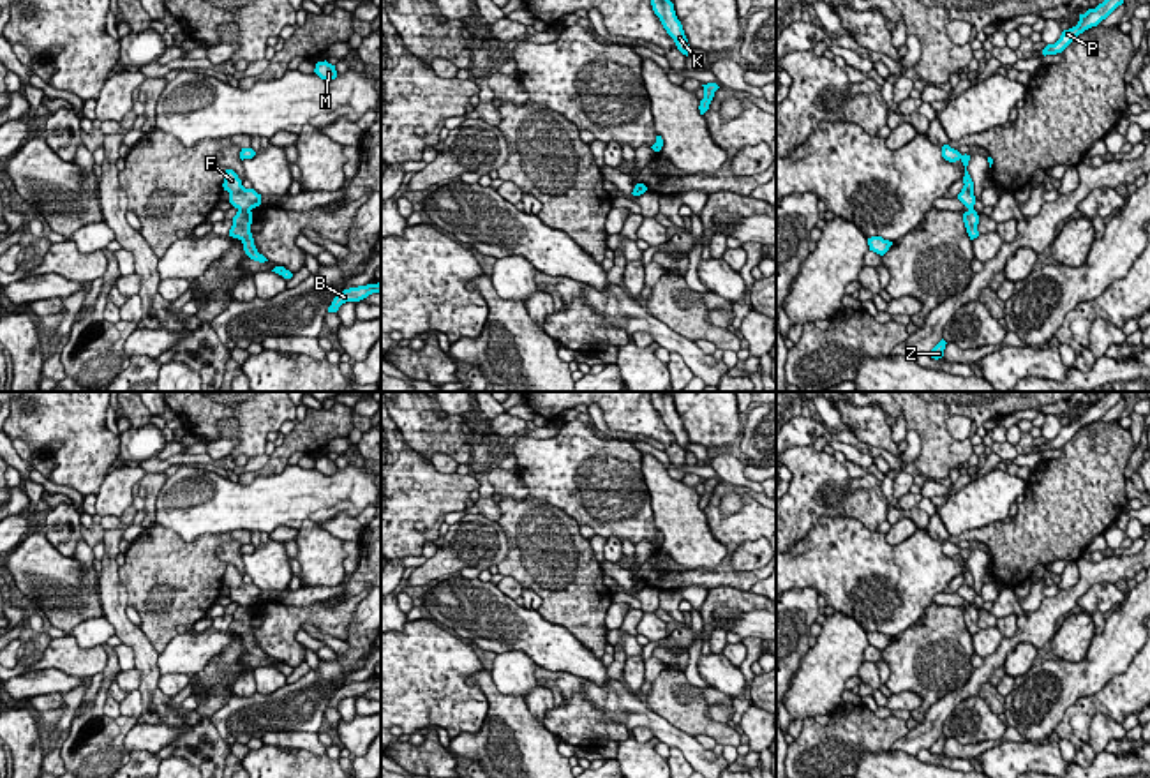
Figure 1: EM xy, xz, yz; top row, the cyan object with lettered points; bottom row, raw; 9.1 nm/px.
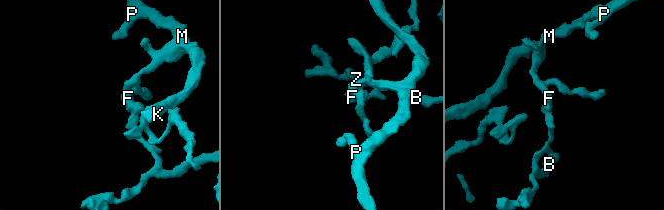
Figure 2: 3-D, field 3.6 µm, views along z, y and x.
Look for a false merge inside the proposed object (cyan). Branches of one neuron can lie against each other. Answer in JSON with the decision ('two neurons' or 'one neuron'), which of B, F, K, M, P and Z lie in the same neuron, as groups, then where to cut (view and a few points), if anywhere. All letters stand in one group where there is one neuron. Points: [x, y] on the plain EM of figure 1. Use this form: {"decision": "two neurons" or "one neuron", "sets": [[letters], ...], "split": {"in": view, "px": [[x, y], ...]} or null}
{"decision": "two neurons", "sets": [["B", "Z"], ["F", "K", "M", "P"]], "split": {"in": "xy", "px": [[238, 604], [249, 607]]}}

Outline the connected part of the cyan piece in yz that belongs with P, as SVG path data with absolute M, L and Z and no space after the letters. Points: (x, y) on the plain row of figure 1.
M1106 392L1104 397L1099 399L1095 404L1088 404L1085 409L1079 409L1078 420L1069 425L1064 425L1055 439L1048 439L1042 445L1042 450L1046 452L1046 450L1062 448L1079 429L1083 429L1092 422L1097 422L1122 399L1124 392Z

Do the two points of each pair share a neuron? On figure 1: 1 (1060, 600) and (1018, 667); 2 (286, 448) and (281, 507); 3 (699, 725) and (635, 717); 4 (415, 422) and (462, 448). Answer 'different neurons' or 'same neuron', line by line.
1: different neurons
2: different neurons
3: different neurons
4: same neuron

